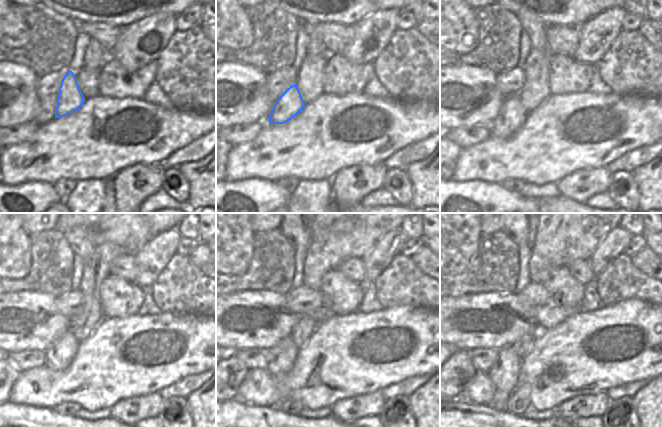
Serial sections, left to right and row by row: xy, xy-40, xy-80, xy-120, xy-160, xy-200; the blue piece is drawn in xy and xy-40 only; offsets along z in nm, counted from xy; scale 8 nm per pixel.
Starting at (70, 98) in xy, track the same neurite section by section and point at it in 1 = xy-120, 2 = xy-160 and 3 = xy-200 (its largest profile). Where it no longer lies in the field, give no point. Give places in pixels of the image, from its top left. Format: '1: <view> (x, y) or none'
1: xy-120 (60, 354)
2: xy-160 (283, 355)
3: xy-200 (504, 374)

